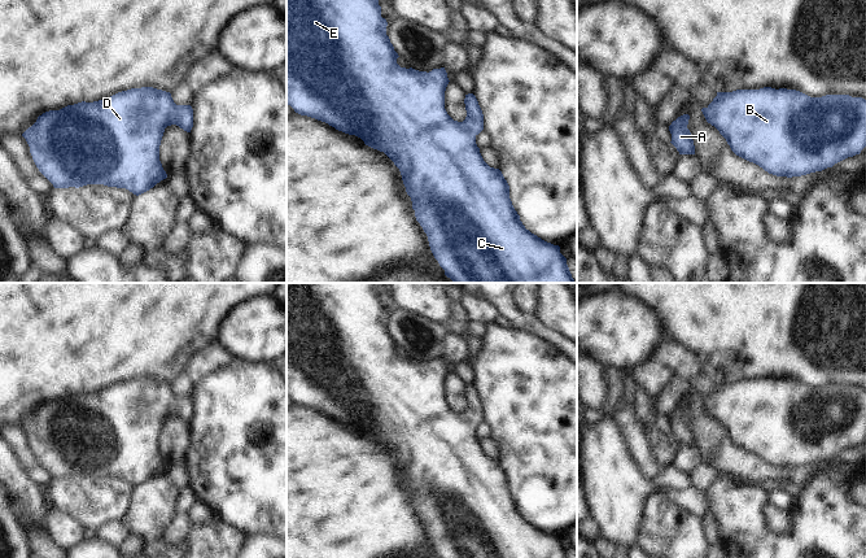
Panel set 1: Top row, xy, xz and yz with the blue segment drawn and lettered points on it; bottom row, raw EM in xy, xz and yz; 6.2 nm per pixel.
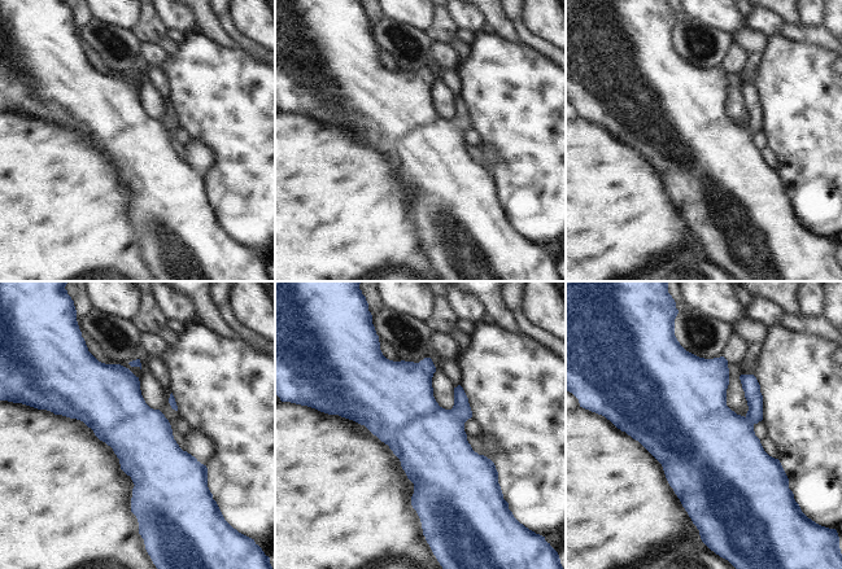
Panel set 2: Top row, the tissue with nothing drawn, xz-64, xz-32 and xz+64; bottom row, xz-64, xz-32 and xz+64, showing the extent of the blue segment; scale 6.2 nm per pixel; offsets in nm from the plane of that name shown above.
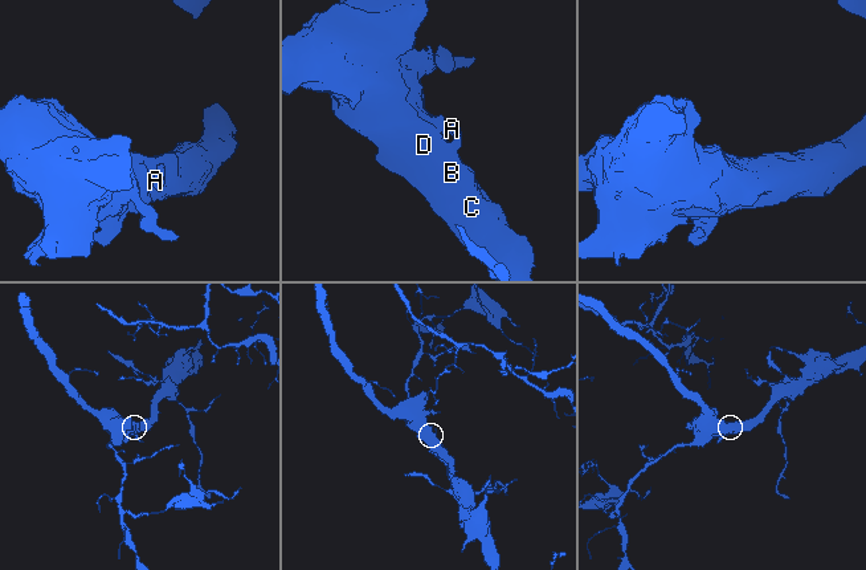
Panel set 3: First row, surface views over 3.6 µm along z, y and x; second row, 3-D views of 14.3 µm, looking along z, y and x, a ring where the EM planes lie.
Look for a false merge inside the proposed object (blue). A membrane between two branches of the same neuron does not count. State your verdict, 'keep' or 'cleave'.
keep

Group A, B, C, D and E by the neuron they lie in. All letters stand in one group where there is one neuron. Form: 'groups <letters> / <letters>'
groups A B C D E

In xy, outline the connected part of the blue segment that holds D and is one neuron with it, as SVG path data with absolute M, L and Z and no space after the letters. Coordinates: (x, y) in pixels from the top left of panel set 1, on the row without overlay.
M153 378L131 379L110 388L67 396L60 401L49 401L38 407L22 427L26 430L32 450L39 462L54 479L104 475L126 479L139 487L167 468L159 452L159 436L167 417L176 415L187 423L193 418L191 396L176 396L170 383Z

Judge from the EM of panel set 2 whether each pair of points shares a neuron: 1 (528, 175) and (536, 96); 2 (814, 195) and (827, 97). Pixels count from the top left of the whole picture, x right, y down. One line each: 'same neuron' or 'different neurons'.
1: same neuron
2: same neuron

